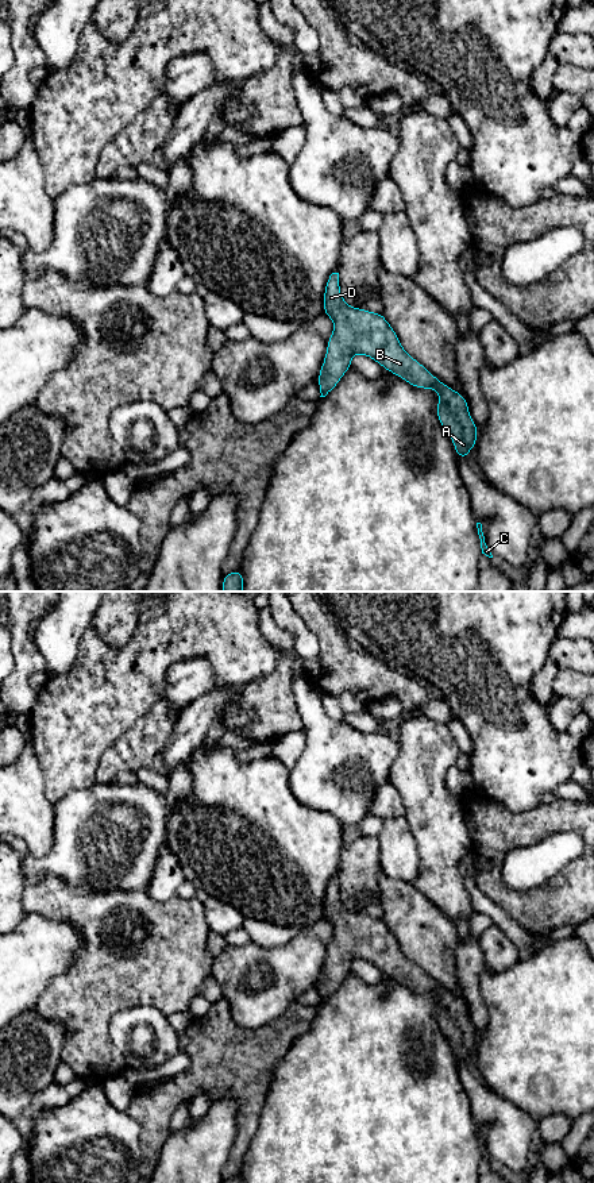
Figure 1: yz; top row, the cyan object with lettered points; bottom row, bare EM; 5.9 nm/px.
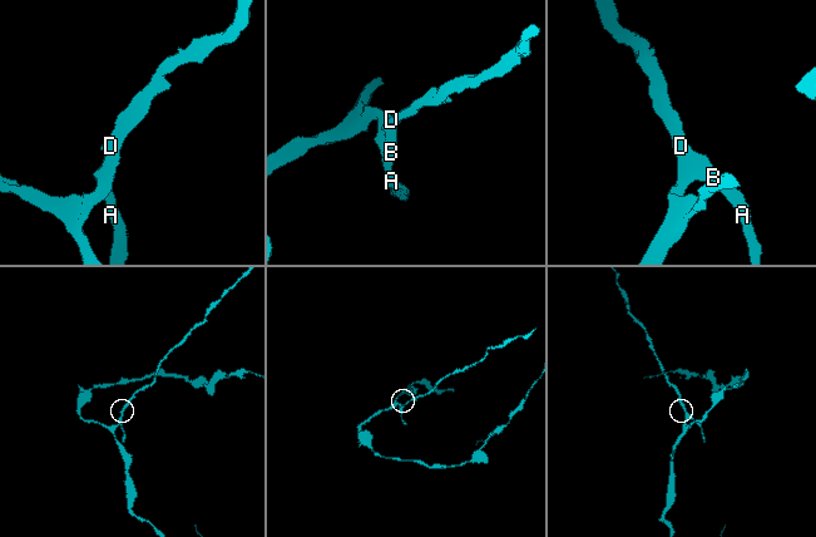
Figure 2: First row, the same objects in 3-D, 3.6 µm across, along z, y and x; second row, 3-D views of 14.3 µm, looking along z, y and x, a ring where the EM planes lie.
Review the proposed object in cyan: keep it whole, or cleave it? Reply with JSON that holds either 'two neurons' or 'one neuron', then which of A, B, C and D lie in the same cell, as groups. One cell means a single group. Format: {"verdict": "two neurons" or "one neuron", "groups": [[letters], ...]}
{"verdict": "one neuron", "groups": [["A", "B", "C", "D"]]}

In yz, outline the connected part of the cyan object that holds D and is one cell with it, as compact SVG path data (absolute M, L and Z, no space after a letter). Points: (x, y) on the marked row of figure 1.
M332 273L324 290L324 315L331 317L333 332L319 373L320 397L325 397L351 369L351 357L363 354L414 388L435 389L440 401L436 413L454 442L458 456L467 459L477 444L477 424L464 397L432 375L401 346L382 313L350 307L340 294L339 273Z

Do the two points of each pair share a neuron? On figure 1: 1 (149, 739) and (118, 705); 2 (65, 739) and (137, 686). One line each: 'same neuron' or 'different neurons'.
1: different neurons
2: same neuron

